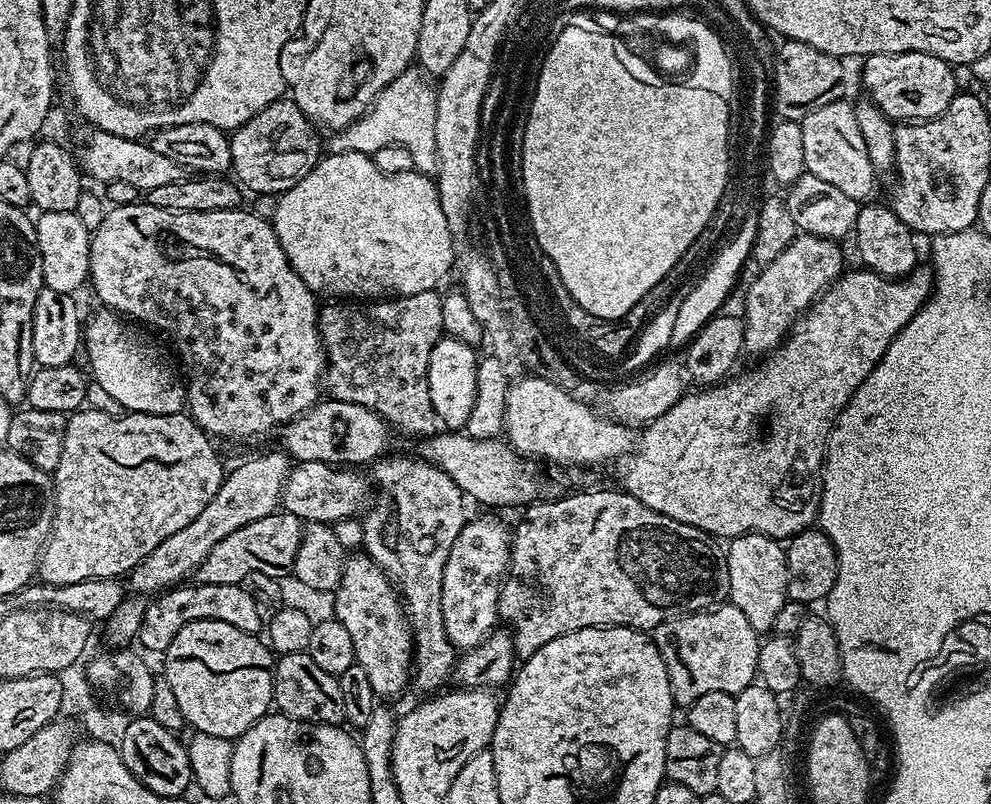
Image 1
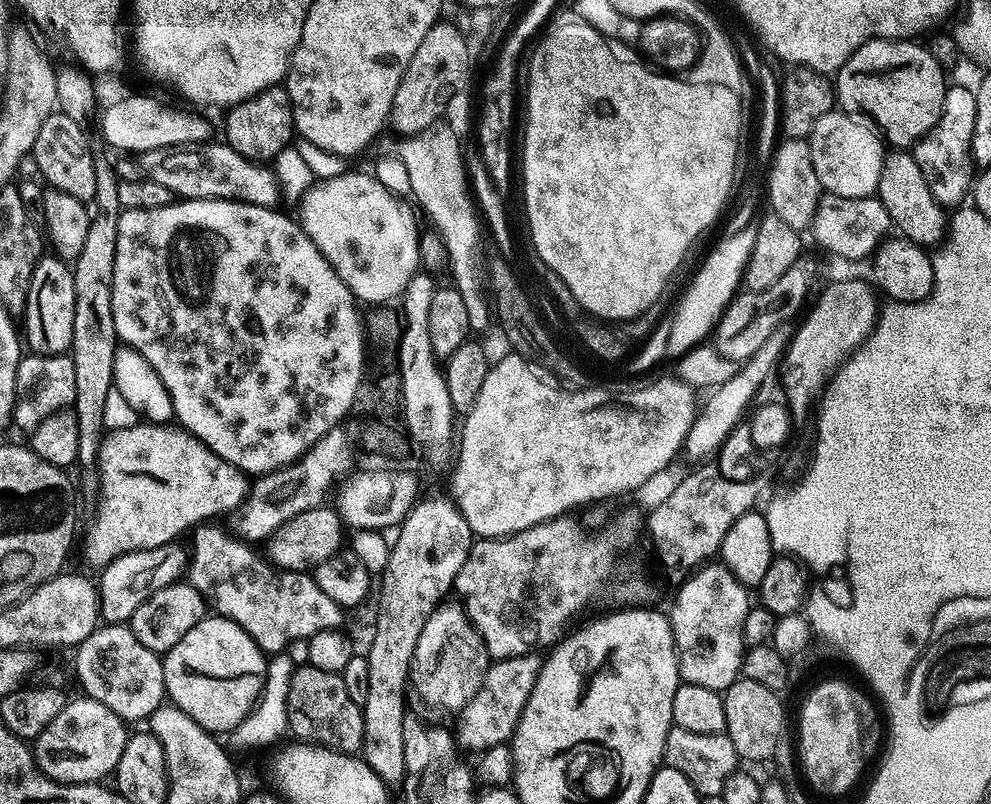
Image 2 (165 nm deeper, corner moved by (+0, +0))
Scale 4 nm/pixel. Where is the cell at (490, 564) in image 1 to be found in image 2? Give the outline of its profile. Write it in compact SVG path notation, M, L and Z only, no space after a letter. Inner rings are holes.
M441 601L441 604L431 612L426 626L422 628L418 645L415 647L415 658L412 660L410 678L413 685L418 686L420 696L424 701L446 710L458 712L472 700L474 694L481 688L492 659L488 655L480 632L475 628L473 619L469 613L464 611L463 603L450 601Z

